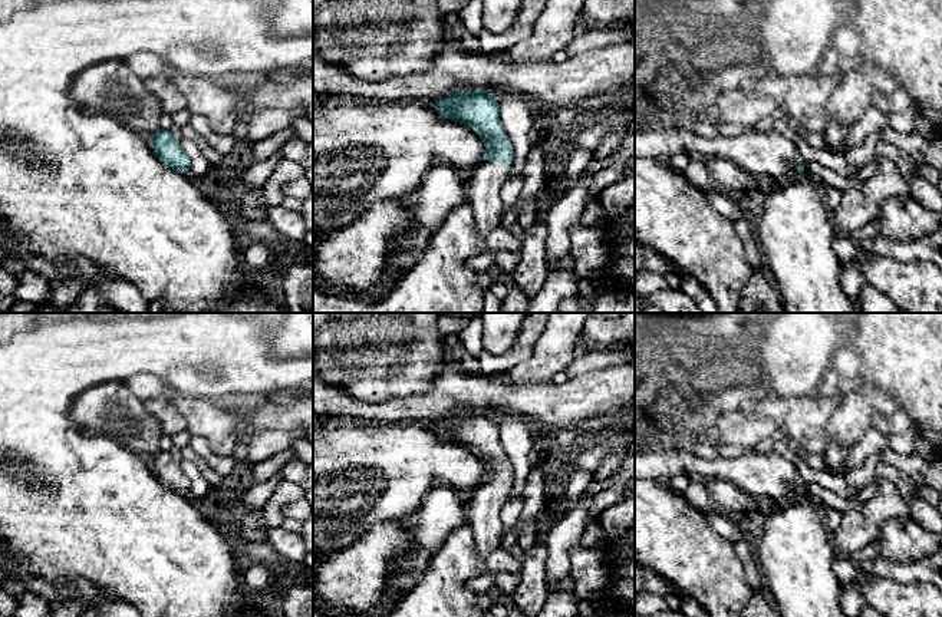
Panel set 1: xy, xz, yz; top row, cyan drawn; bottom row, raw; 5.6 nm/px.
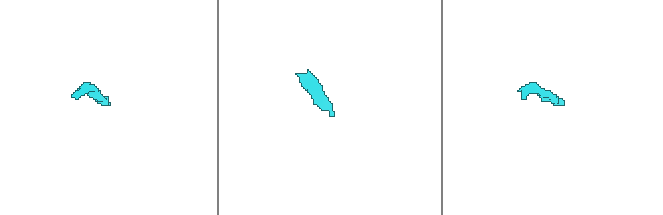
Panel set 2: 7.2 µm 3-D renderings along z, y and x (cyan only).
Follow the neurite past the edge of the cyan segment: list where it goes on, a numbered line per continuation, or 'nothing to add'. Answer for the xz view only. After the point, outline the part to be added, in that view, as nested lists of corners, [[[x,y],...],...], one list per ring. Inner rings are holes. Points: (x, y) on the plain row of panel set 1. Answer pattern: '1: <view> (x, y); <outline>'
1: xz (487, 501); [[[482,481],[470,495],[467,525],[472,531],[480,557],[488,557],[504,537],[501,511],[510,498],[511,485]]]

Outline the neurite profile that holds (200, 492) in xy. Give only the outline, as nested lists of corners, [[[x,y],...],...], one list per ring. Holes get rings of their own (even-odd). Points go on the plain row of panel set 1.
[[[182,458],[179,466],[191,482],[188,498],[200,505],[205,505],[207,502],[210,502],[213,496],[210,485],[195,466],[194,461]]]

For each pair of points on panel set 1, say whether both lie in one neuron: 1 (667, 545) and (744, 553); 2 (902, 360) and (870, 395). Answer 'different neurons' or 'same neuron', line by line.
1: different neurons
2: same neuron

